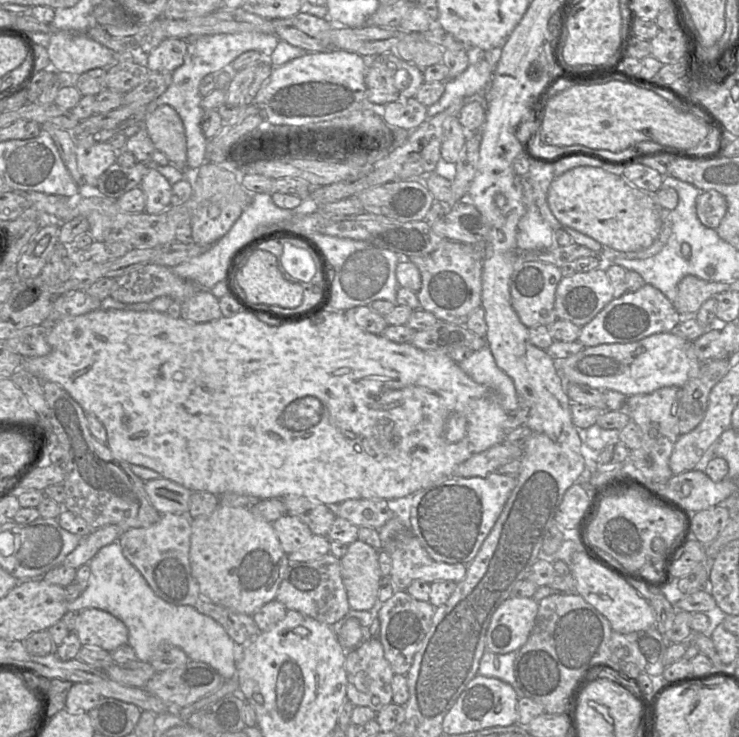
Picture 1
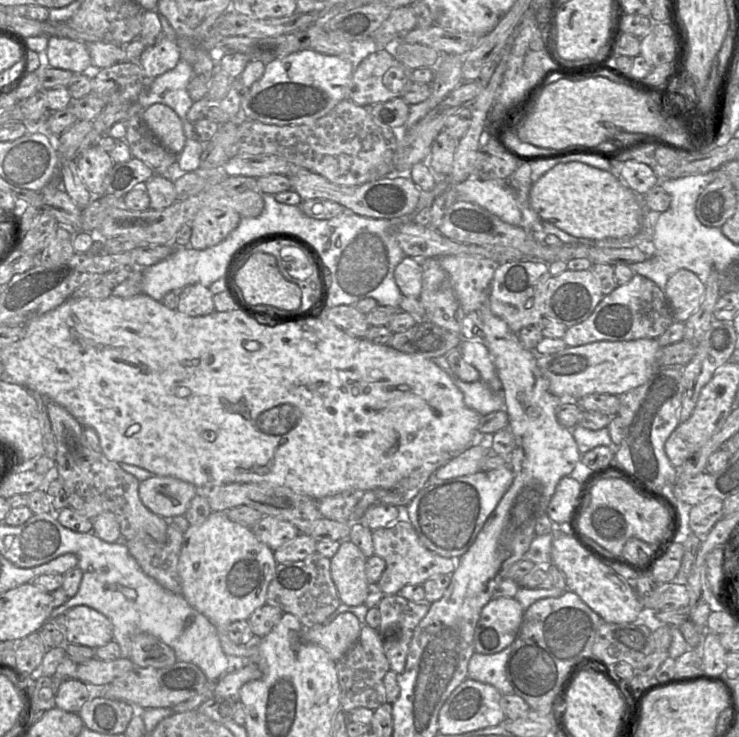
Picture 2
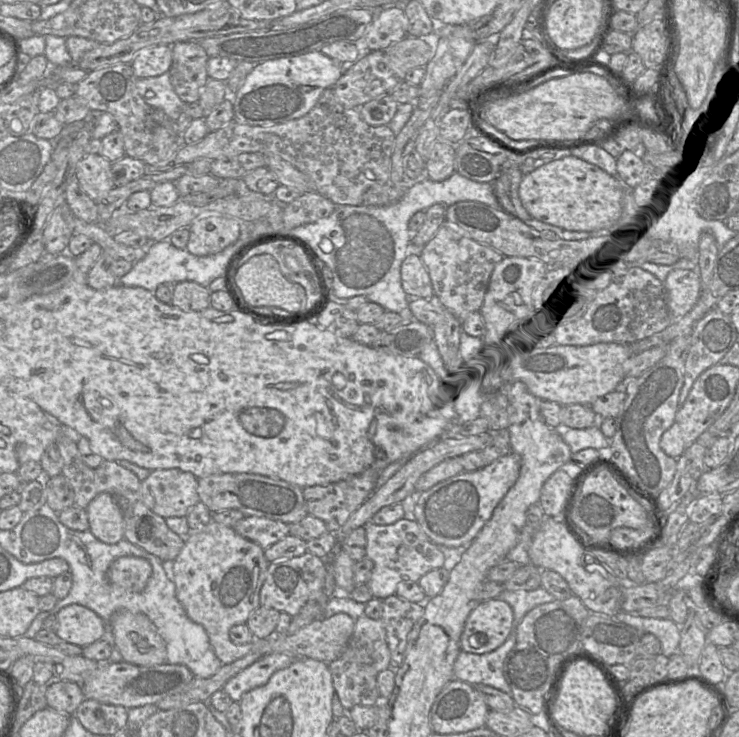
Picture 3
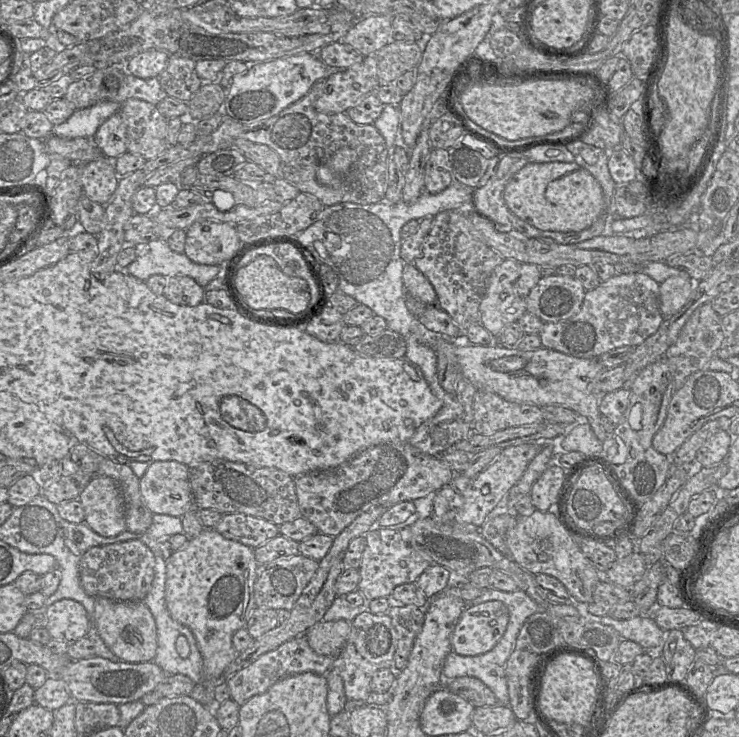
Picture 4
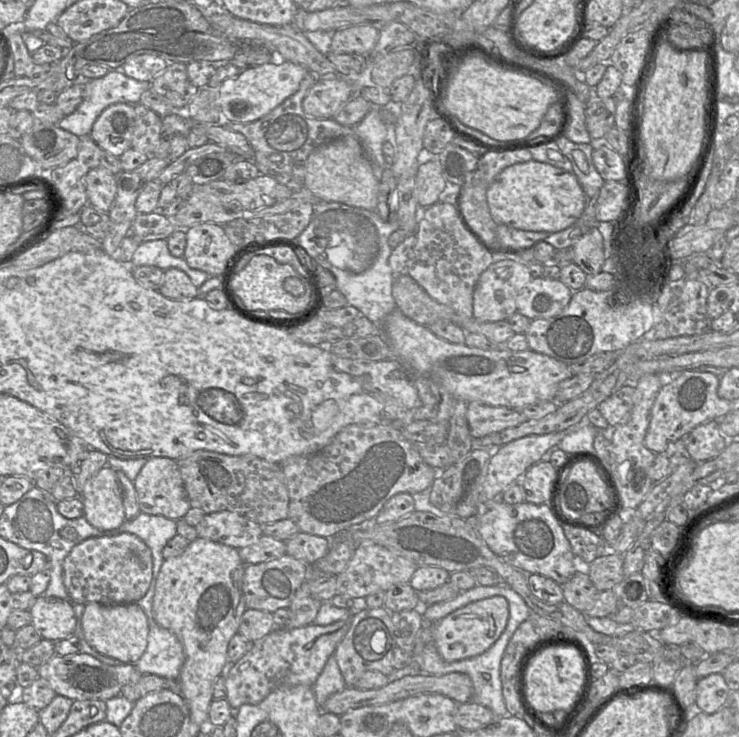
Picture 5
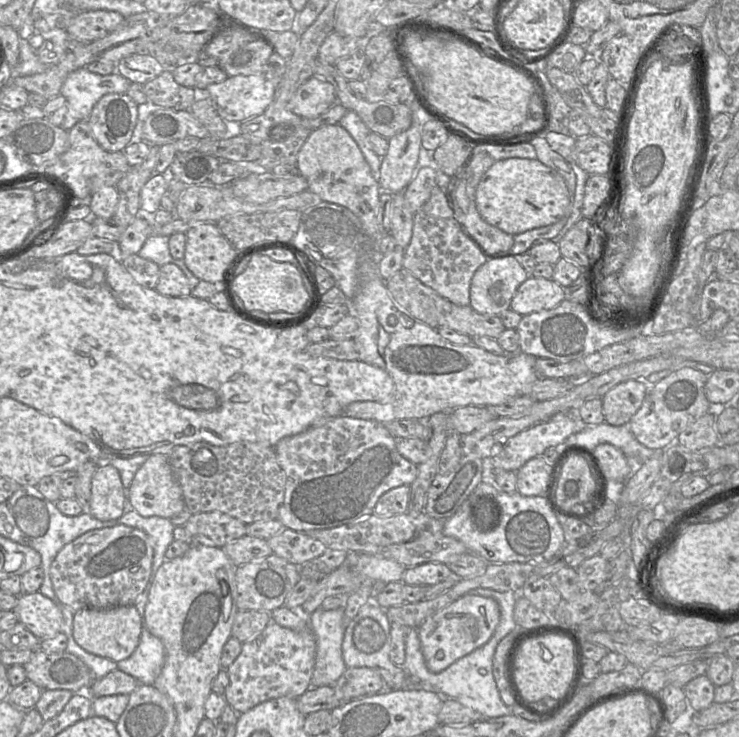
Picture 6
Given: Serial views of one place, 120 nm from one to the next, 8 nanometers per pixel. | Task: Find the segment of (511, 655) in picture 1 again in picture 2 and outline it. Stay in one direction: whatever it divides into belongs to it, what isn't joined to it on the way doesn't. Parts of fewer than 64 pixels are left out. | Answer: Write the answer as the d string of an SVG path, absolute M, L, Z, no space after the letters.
M511 646L494 654L475 652L469 660L468 678L490 684L501 694L515 694L506 675Z

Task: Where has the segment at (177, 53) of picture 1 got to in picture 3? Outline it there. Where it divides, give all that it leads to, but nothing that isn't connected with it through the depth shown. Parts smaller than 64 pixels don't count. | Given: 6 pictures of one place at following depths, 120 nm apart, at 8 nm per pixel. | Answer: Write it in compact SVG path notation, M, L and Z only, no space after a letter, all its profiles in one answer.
M158 44L139 50L131 66L137 78L148 78L162 75L170 70L172 65L171 45Z

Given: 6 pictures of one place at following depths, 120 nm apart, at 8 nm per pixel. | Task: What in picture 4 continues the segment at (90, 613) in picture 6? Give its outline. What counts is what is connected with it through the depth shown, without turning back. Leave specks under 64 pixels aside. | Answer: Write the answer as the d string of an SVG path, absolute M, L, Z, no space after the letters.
M95 598L94 618L97 631L105 645L123 662L153 661L157 651L157 627L143 601L117 601Z

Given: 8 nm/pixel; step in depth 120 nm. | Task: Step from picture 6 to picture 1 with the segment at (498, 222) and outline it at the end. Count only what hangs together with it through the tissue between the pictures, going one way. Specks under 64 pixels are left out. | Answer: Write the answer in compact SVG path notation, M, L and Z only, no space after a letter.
M580 166L554 178L548 189L547 203L560 223L603 246L621 252L635 252L650 247L660 234L660 209L663 208L655 203L652 194L655 193L634 187L624 175Z

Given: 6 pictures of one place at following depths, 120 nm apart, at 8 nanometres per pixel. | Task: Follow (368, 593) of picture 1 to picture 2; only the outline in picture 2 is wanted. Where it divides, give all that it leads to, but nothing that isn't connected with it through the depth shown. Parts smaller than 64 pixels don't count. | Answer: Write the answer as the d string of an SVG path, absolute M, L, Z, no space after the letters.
M351 541L341 543L331 558L331 577L341 603L359 606L365 603L369 582L366 577L366 556Z

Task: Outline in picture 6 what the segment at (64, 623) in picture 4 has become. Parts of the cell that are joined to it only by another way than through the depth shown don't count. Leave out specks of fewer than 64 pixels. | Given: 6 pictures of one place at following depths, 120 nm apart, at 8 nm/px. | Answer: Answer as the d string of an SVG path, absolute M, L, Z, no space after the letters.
M39 591L19 595L13 611L39 641L62 632L64 619L60 608Z

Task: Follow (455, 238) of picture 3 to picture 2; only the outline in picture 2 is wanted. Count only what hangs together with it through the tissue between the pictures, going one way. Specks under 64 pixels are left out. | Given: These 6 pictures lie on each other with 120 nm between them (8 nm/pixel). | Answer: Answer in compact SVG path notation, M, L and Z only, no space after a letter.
M447 255L438 258L447 273L452 289L466 314L479 311L488 302L489 288L499 264L491 259L470 255Z

